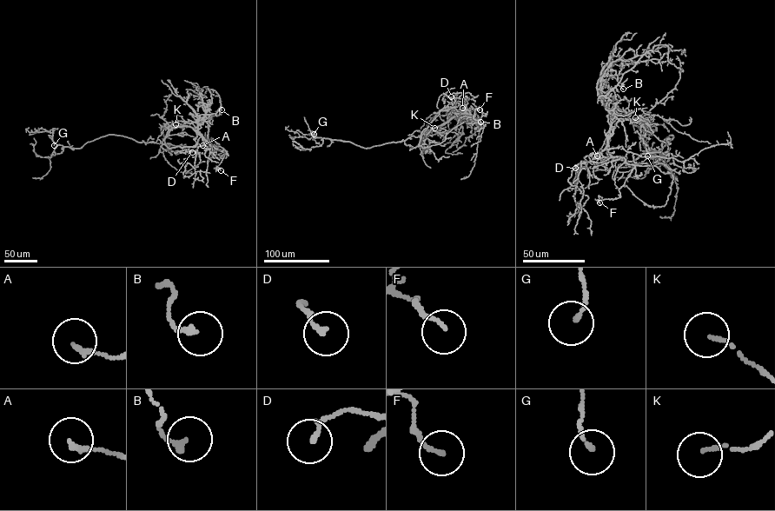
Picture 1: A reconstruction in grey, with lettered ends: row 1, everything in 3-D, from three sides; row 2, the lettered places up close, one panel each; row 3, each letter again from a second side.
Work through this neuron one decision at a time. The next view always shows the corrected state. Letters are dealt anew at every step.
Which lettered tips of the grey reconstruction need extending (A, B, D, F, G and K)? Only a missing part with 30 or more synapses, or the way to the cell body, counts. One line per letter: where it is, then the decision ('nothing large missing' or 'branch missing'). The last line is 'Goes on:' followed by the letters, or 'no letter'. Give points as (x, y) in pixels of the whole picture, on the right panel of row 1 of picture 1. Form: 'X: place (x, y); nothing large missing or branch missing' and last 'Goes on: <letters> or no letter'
A: place (597, 155); nothing large missing
B: place (623, 89); nothing large missing
D: place (575, 168); nothing large missing
F: place (599, 202); nothing large missing
G: place (647, 155); nothing large missing
K: place (635, 117); nothing large missing
Goes on: no letter

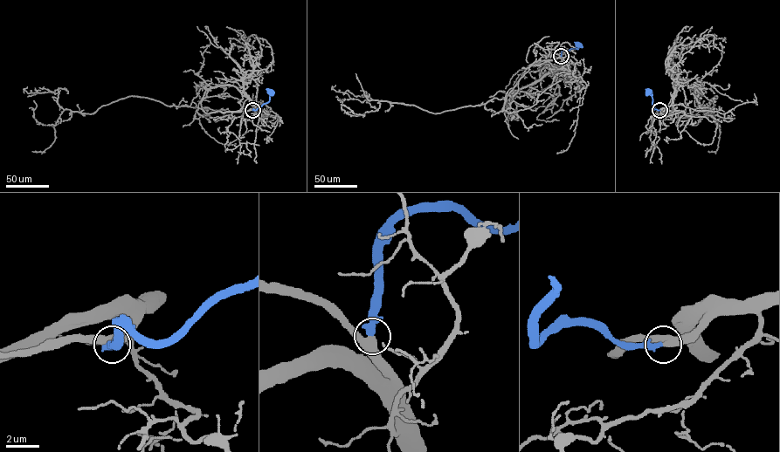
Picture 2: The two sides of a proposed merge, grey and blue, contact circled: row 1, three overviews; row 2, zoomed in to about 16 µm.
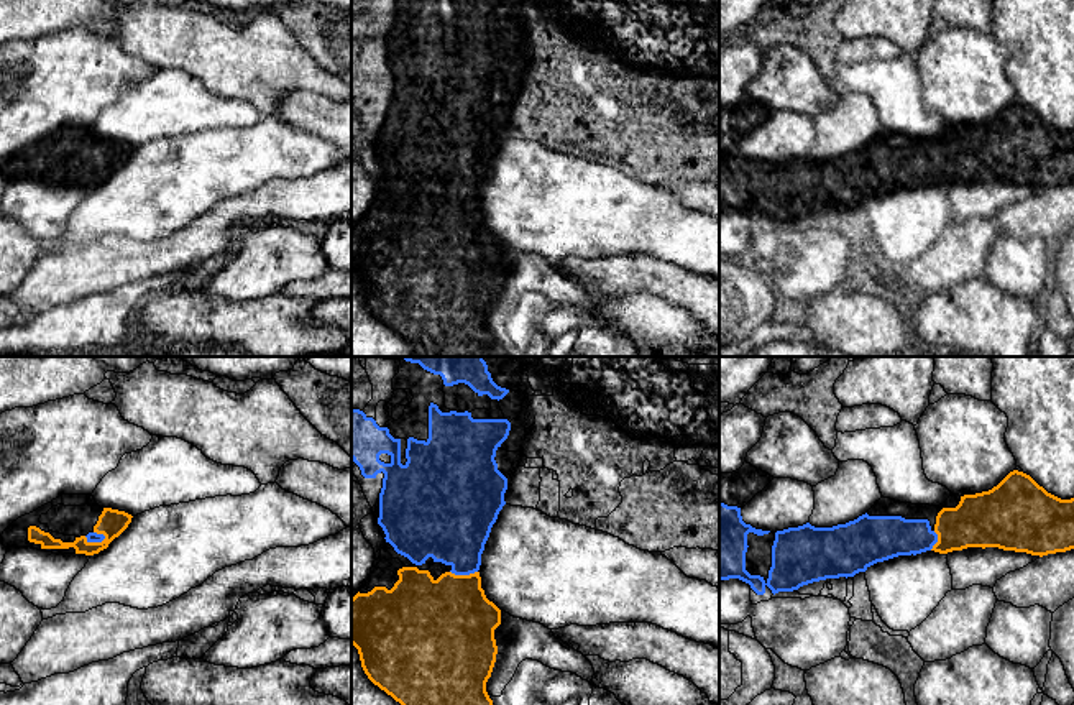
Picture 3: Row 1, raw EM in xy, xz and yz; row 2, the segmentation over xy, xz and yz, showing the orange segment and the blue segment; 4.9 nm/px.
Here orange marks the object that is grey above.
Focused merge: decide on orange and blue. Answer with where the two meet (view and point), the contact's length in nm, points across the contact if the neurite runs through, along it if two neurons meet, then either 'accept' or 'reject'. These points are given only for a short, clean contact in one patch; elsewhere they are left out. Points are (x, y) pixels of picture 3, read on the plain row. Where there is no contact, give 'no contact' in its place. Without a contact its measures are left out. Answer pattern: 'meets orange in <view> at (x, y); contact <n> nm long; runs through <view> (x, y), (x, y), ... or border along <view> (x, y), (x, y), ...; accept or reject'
meets orange in xz at (463, 207); contact 140 nm long; runs through xz (449, 255), (463, 207), (463, 183), (452, 158); accept

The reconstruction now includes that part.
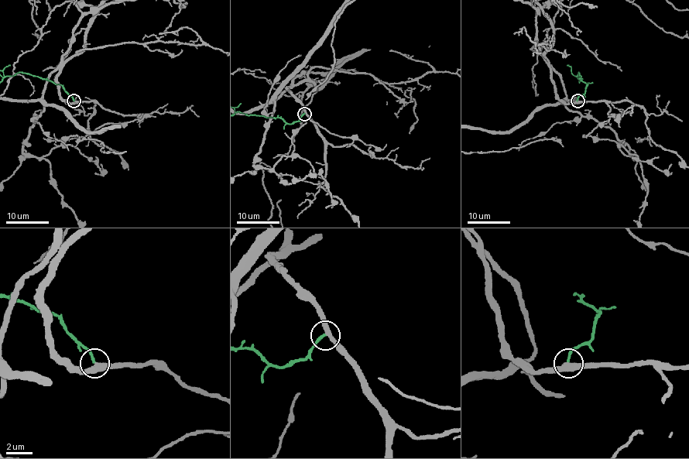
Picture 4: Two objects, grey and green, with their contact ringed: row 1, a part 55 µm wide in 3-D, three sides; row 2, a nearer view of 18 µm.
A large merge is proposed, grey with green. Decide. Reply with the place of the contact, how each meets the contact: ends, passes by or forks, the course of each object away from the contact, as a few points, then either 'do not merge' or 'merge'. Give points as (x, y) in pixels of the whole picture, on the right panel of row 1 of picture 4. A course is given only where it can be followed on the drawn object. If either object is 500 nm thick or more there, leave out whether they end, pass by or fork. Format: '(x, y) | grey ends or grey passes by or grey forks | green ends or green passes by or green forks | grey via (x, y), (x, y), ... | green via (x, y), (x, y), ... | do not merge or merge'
(577, 101) | grey passes by | green ends | grey via (577, 101), (558, 97), (552, 68), (563, 99), (505, 131) | green via (577, 101), (587, 85), (578, 73), (575, 76), (581, 87), (584, 84), (581, 79) | merge

